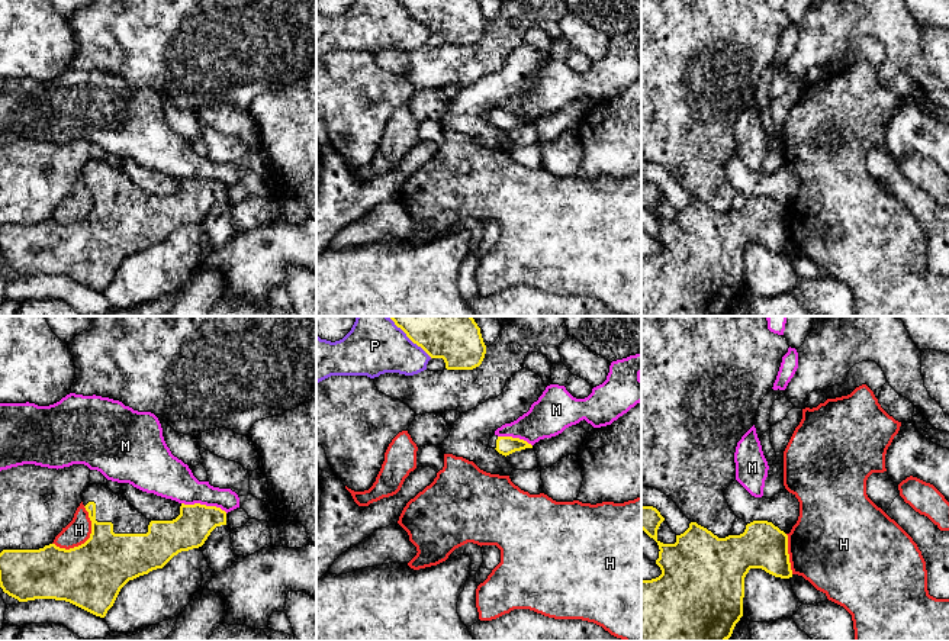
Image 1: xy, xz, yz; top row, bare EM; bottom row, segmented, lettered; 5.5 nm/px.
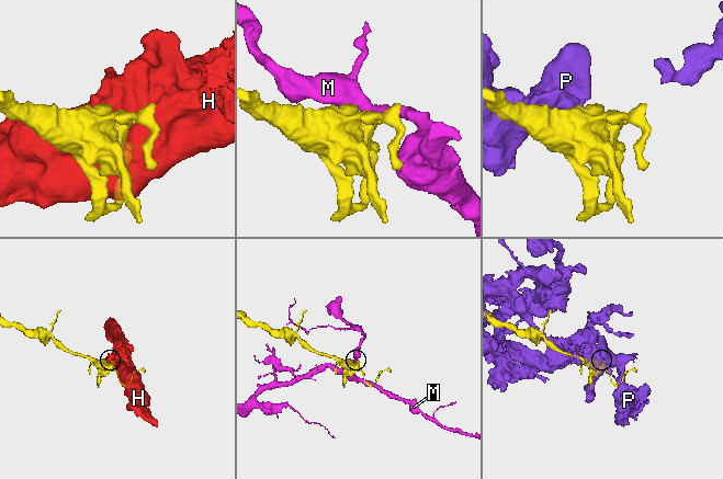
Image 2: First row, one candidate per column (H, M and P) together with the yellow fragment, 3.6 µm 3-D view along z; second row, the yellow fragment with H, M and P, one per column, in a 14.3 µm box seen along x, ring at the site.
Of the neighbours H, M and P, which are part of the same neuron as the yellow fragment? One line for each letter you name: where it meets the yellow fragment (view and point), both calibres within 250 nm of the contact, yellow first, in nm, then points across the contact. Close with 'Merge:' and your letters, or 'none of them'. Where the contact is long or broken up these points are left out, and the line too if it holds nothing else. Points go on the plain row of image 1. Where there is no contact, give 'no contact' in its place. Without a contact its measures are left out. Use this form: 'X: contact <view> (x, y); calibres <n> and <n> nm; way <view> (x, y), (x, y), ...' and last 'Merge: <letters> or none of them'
Merge: none of them

